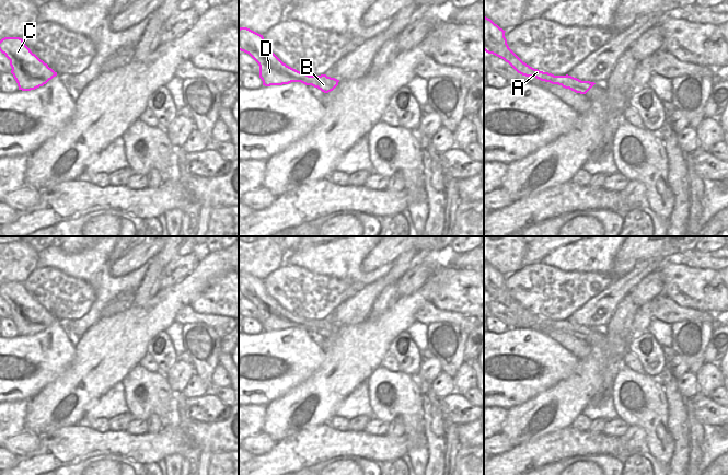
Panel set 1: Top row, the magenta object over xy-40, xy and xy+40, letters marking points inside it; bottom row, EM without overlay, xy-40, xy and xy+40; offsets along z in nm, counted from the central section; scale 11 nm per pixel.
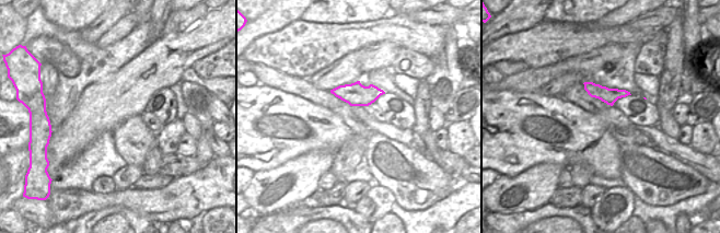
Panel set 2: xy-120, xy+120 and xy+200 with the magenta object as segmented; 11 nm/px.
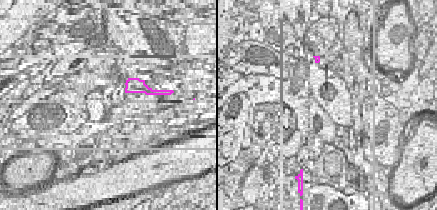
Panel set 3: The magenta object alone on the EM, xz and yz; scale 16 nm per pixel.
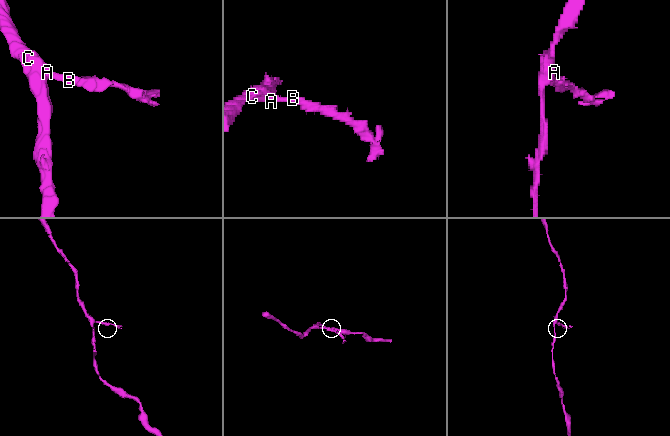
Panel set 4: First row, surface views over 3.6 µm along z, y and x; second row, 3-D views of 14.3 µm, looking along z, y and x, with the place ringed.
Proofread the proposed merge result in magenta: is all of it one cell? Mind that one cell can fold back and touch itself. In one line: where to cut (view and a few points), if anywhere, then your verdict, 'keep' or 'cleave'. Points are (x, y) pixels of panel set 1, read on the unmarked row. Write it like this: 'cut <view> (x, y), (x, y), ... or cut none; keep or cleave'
cut none; keep

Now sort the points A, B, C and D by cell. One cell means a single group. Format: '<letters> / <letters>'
A B C D

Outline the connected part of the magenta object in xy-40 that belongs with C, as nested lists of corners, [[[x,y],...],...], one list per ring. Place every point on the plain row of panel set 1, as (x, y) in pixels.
[[[20,282],[2,283],[0,297],[10,305],[11,318],[19,335],[35,335],[57,321],[57,317],[33,299]]]

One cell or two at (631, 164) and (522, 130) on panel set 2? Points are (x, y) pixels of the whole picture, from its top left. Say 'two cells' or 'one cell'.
two cells

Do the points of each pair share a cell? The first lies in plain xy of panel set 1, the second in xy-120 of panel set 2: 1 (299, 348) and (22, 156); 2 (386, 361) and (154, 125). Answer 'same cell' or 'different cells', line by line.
1: different cells
2: same cell

